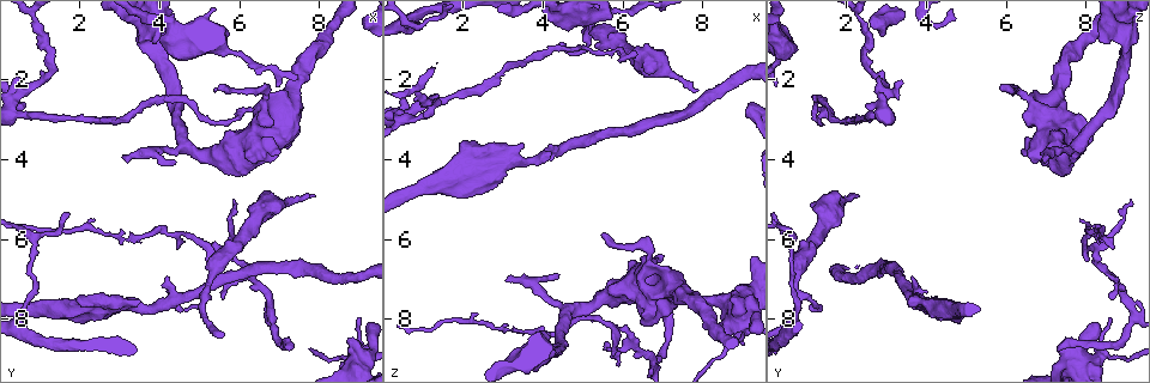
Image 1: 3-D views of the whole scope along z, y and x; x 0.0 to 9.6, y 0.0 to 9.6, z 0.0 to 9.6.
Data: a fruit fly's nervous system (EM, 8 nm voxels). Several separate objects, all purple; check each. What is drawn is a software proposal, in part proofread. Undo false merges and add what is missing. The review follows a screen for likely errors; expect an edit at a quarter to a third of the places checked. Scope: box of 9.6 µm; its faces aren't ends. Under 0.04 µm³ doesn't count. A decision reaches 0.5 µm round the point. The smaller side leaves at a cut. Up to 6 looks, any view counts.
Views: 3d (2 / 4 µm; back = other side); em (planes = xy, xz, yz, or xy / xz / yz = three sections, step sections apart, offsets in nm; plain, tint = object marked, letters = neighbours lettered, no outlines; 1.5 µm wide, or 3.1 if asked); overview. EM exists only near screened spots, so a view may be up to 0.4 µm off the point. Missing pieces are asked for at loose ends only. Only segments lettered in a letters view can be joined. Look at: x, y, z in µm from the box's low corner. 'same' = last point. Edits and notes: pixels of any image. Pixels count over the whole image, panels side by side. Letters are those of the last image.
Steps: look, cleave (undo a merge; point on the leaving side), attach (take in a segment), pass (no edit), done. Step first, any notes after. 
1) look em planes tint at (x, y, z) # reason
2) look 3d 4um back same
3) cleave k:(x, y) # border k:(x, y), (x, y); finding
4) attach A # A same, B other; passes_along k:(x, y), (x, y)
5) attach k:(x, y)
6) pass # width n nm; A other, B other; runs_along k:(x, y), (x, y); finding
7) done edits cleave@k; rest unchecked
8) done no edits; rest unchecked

look em xy step 8 letters at (7.30, 3.70, 7.70) # an open end

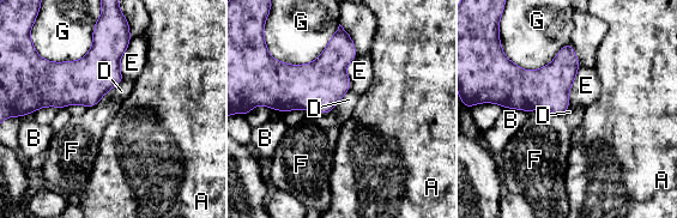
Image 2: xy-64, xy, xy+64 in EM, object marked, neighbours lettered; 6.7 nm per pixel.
look em planes letters same # another direction

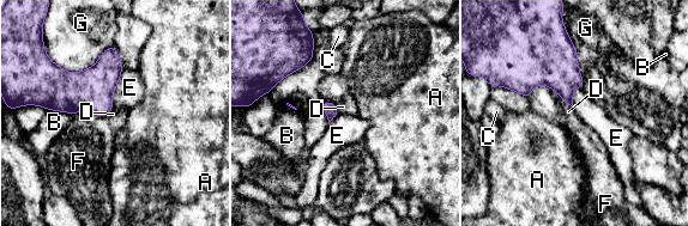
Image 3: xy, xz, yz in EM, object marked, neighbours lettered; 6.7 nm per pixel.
pass # A other, B other, C other, D other, E other, F other, G other; border 3:(560, 96), (571, 107); none of them fits

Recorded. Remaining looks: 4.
look em xy step 8 letters at (4.50, 7.65, 1.15) # free end

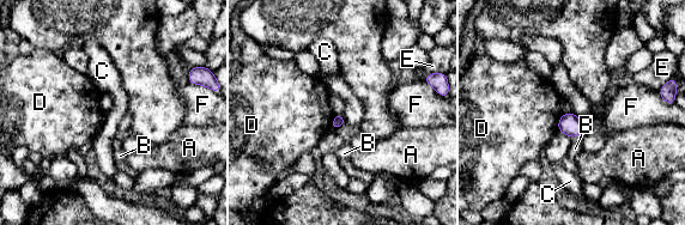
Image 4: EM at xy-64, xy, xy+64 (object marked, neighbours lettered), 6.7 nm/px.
look em planes letters same

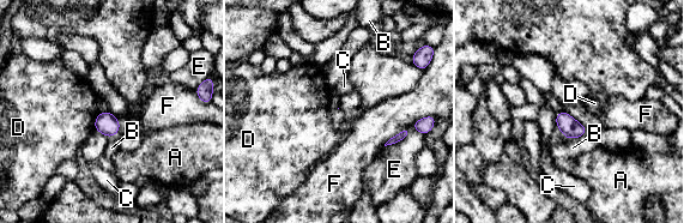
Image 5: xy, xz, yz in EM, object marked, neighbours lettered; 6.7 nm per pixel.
pass # A other, B other, C other, D other, E other, F other; border 5:(100, 113), (95, 120), (94, 128); none of them fits

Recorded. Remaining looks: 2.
look em xy step 8 letters at (8.85, 8.90, 8.45) # calibre changes

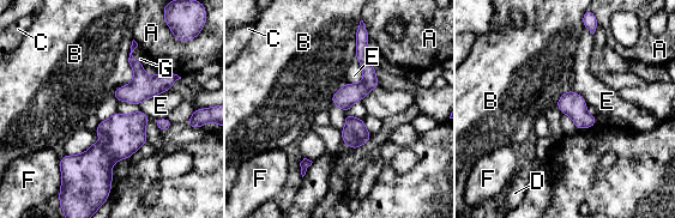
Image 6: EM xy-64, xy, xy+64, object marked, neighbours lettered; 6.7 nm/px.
look em yz step 4 letters same

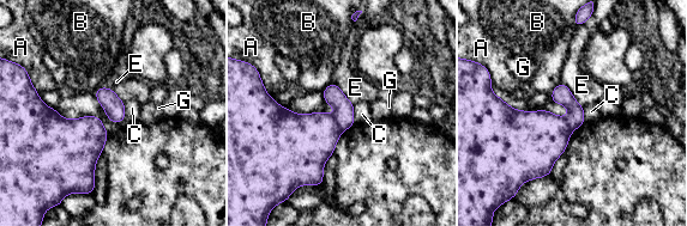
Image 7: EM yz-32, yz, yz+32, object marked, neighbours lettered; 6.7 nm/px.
cleave 7:(332, 95) # A other, B other, C other, E other, G other; border 7:(333, 116), (342, 130); two cells meet here

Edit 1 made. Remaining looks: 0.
done edits cleave@7; rest unchecked

